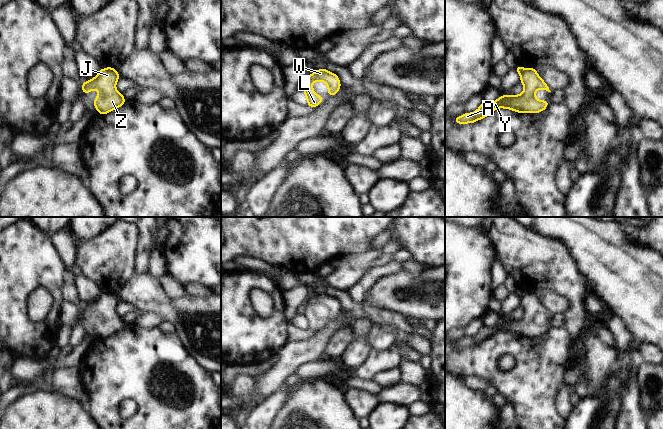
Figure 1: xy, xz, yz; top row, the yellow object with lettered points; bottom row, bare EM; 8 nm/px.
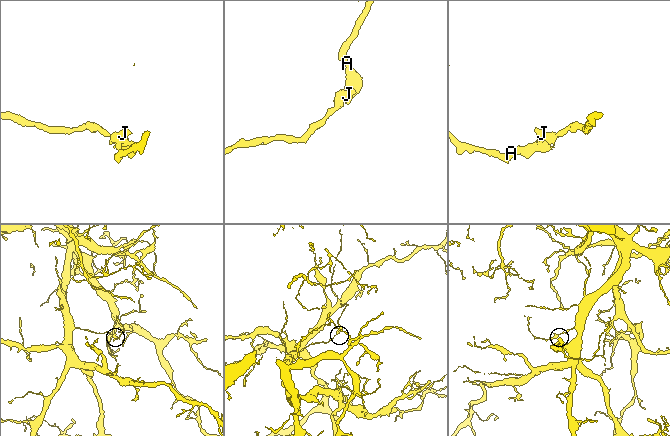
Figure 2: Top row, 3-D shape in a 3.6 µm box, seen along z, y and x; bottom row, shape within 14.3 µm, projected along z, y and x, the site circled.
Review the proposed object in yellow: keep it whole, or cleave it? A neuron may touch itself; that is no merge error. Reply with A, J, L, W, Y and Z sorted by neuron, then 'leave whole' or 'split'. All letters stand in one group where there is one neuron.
A J L W Y Z | leave whole

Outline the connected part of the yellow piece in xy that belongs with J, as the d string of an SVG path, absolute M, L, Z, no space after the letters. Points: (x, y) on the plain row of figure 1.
M112 291L100 293L98 299L92 304L83 306L82 316L89 318L92 313L99 314L97 322L93 328L100 339L105 339L118 331L122 330L126 324L122 317L115 313L116 306L121 300Z

